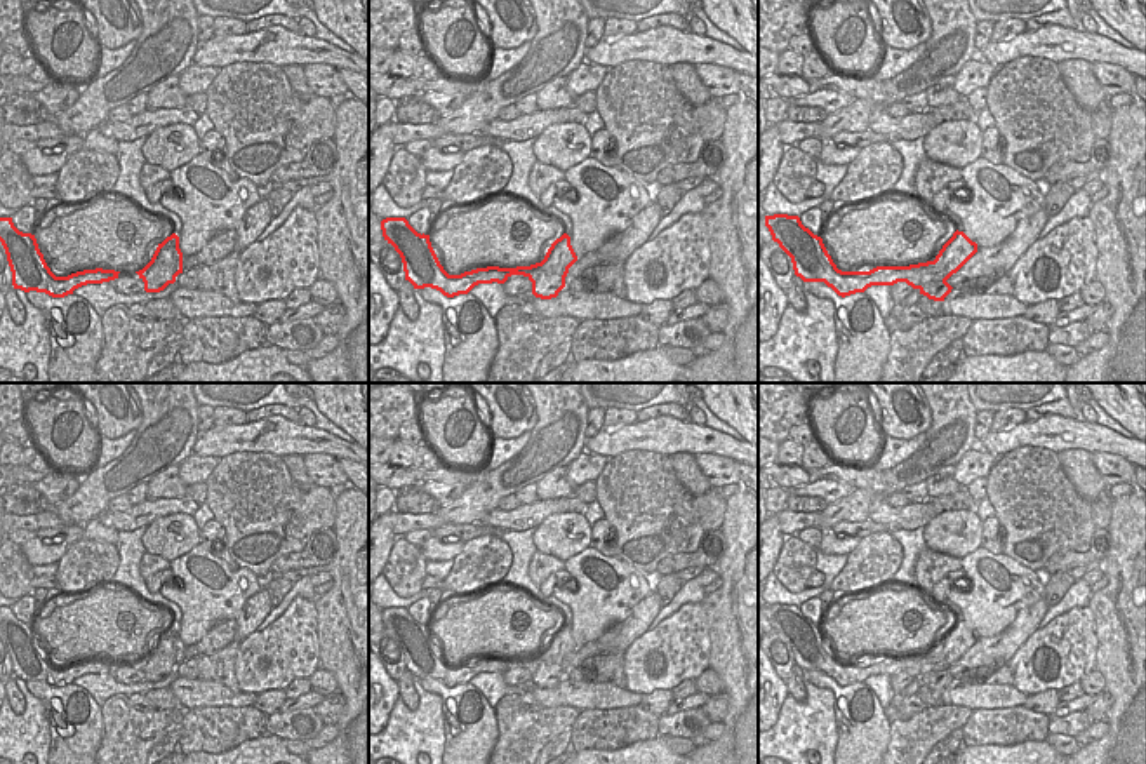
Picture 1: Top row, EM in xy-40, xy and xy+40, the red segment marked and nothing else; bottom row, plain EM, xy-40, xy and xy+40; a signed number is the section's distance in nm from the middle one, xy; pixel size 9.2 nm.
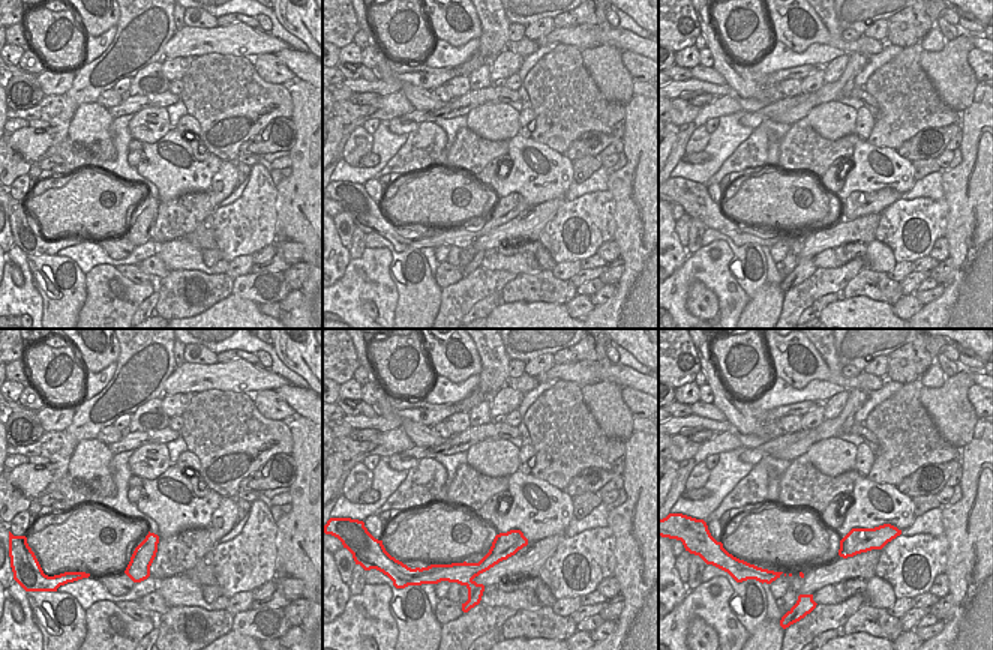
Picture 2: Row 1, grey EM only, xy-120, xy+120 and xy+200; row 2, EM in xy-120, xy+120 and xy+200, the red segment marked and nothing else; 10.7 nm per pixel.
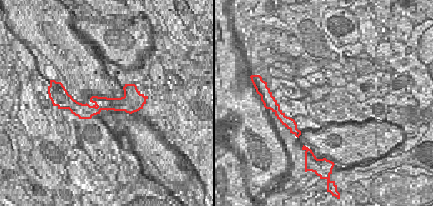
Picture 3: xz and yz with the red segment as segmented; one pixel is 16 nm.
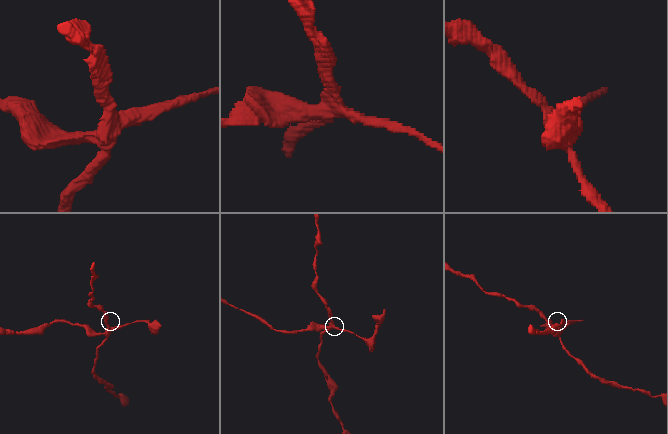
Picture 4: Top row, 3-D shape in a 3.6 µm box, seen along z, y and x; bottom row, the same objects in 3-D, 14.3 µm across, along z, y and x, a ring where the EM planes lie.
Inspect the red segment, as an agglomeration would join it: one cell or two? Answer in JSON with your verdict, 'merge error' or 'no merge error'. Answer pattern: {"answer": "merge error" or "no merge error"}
{"answer": "merge error"}

